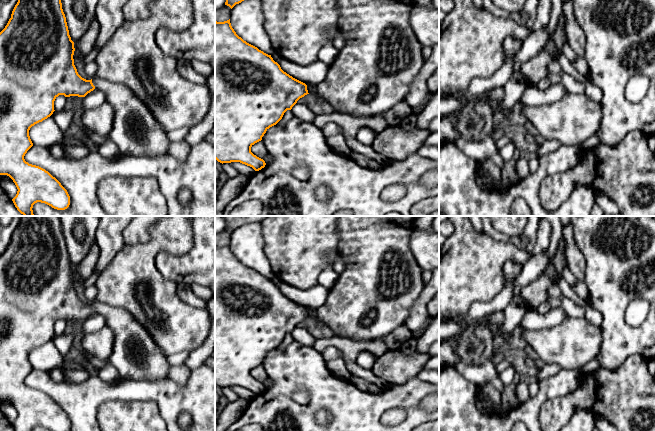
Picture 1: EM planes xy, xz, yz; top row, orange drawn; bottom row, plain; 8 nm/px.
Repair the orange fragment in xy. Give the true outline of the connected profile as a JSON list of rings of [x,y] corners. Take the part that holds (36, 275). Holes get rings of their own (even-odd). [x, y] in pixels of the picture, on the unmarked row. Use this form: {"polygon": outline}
{"polygon": [[[20,216],[11,242],[0,256],[0,399],[9,400],[18,413],[12,423],[15,431],[33,431],[37,426],[51,431],[70,429],[70,420],[61,407],[45,393],[29,388],[24,383],[27,375],[33,370],[29,360],[30,352],[53,338],[54,325],[59,319],[85,321],[94,313],[101,314],[106,320],[106,325],[114,332],[114,343],[108,362],[116,368],[122,380],[169,378],[171,365],[167,360],[168,356],[156,345],[150,333],[124,308],[112,307],[98,301],[91,304],[82,302],[74,289],[74,275],[74,266],[69,259],[60,216]]]}

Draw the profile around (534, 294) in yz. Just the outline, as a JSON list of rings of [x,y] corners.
[[[544,272],[534,281],[526,285],[520,291],[520,297],[528,310],[537,310],[545,301],[548,301],[547,289],[550,285],[556,284]]]

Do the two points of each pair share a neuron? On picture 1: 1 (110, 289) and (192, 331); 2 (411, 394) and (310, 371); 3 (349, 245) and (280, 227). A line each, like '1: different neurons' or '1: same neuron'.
1: same neuron
2: same neuron
3: different neurons

